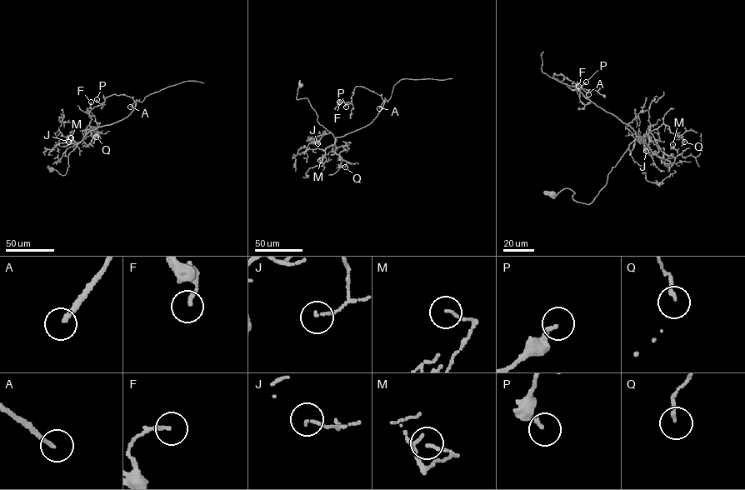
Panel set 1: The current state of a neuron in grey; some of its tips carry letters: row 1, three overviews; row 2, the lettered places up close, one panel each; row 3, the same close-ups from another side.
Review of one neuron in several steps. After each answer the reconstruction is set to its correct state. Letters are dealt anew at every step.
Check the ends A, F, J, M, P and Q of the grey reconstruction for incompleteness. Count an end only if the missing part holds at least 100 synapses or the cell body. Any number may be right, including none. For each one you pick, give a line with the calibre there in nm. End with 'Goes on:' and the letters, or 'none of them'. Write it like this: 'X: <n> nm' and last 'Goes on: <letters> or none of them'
A: 180 nm
Goes on: A

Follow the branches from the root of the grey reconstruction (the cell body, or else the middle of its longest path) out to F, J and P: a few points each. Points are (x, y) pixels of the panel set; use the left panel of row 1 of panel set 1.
F: (51, 169), (64, 175), (85, 134), (126, 117), (136, 102), (115, 94), (92, 108), (91, 102)
J: (51, 169), (47, 166), (62, 175), (67, 172), (69, 153), (82, 141), (76, 142), (71, 134), (68, 142)
P: (51, 169), (64, 175), (85, 134), (126, 117), (136, 102), (123, 94), (97, 99)

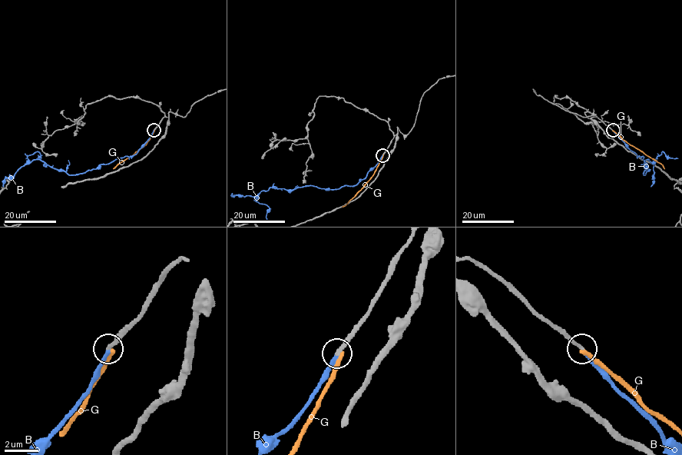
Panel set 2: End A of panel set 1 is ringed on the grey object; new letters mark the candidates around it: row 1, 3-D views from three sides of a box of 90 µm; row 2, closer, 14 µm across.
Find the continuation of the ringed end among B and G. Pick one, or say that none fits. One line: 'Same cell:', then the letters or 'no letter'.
Same cell: B

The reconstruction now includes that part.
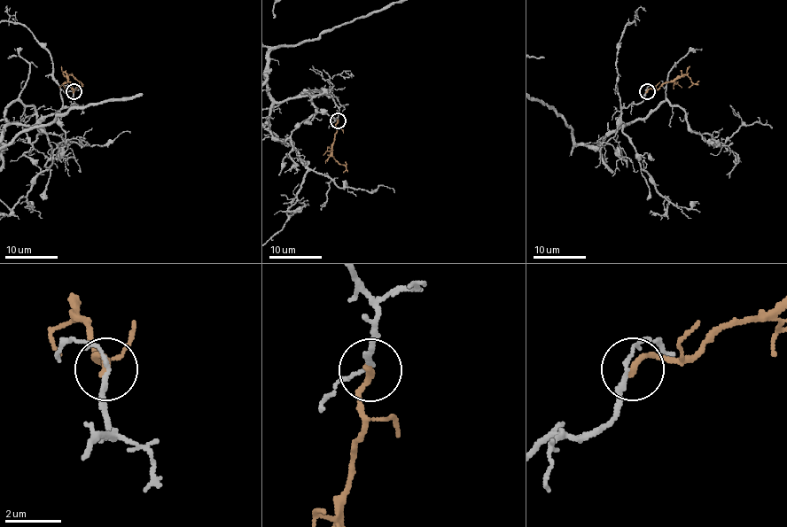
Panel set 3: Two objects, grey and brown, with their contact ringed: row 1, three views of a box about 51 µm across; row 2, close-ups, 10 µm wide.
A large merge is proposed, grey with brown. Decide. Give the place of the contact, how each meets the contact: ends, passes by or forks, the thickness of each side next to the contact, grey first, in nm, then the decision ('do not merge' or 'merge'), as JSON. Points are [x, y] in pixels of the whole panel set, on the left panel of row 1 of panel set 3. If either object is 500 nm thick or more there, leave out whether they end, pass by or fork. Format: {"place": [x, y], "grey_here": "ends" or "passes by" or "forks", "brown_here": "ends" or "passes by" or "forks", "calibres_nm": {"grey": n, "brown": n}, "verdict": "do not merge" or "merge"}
{"place": [74, 91], "grey_here": "passes by", "brown_here": "ends", "calibres_nm": {"grey": 140, "brown": 240}, "verdict": "merge"}

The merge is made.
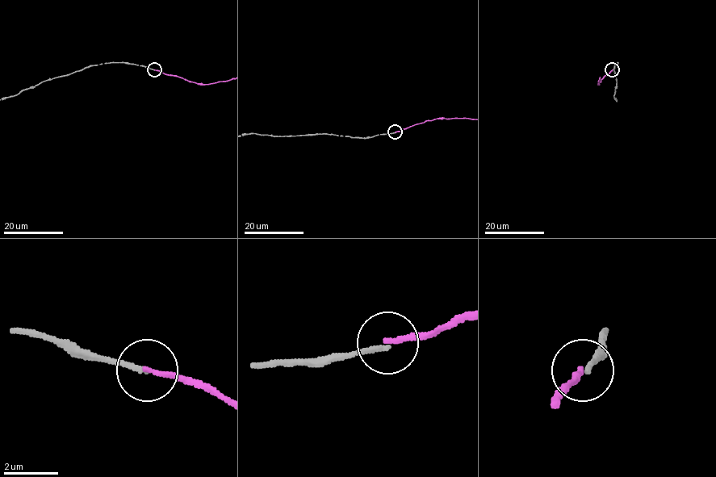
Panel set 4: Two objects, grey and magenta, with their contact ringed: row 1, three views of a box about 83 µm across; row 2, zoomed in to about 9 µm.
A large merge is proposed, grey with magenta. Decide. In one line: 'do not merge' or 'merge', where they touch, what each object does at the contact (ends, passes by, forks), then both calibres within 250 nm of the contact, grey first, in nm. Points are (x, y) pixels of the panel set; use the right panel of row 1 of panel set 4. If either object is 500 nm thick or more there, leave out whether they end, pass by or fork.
do not merge; at (612, 69); grey ends there; magenta ends there; 180 nm thick on the grey side, 180 nm on the other

